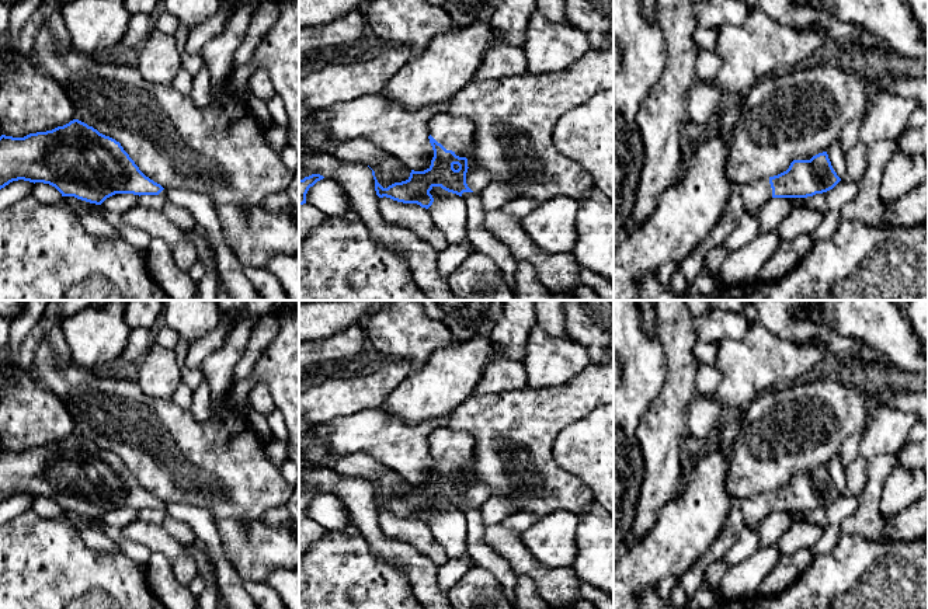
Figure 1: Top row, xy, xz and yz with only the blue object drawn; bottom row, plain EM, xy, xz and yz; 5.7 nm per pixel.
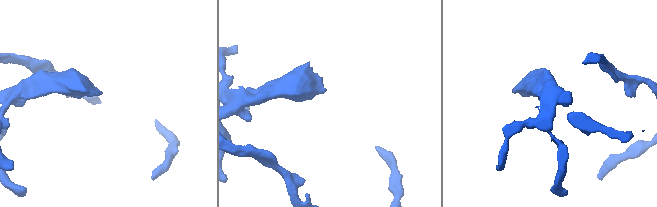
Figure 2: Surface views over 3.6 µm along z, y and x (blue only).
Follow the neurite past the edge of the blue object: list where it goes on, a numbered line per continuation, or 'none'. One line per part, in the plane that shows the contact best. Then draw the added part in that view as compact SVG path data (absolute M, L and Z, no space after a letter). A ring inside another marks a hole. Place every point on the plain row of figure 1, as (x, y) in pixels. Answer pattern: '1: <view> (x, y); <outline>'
1: xz (455, 448); M448 427L434 429L428 438L428 448L459 471L468 473L473 466L475 442L465 431L452 431Z

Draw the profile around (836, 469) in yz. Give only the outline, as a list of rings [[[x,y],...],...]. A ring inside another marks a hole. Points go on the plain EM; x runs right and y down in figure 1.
[[[838,456],[833,459],[827,464],[827,469],[837,490],[841,493],[841,495],[847,495],[848,487],[847,487],[845,470],[844,470],[841,459]]]

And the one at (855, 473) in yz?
[[[858,455],[844,470],[848,494],[859,495],[868,480],[866,460]]]

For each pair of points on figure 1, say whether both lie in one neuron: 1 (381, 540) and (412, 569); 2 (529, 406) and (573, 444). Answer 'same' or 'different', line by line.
1: same
2: different

